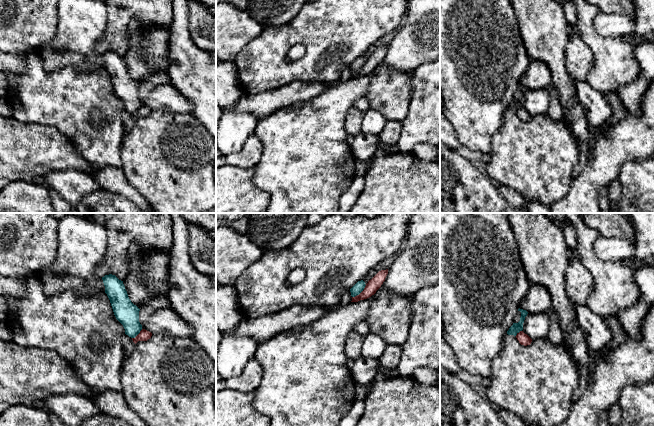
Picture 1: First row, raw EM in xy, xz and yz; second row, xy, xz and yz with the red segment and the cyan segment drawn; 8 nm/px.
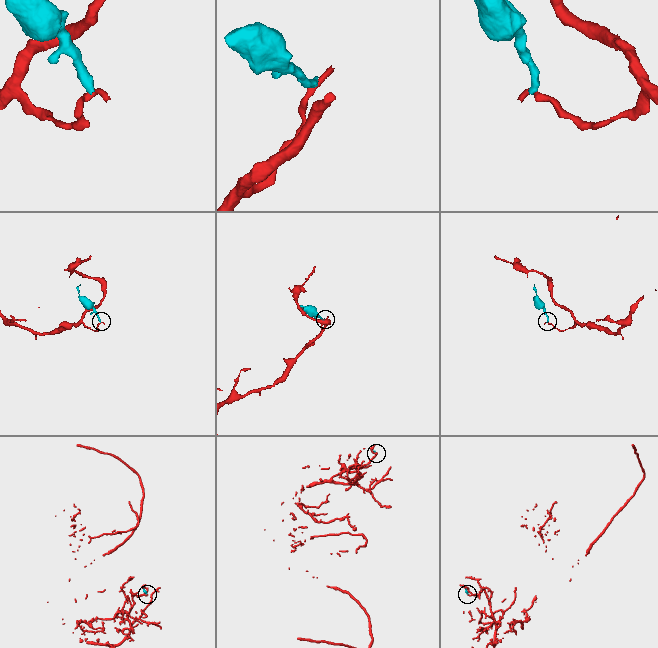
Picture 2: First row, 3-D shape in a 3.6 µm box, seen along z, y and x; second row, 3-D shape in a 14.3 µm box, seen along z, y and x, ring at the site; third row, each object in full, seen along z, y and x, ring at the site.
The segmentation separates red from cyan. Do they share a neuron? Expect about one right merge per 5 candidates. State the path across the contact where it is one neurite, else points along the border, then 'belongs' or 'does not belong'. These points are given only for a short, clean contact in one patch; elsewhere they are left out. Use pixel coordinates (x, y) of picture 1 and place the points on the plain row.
border xz (366, 61), (358, 70), (352, 73); does not belong

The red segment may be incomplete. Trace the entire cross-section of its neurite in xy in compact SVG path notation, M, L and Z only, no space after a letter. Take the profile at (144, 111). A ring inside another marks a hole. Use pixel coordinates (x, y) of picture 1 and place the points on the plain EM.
M142 105L135 114L132 114L132 116L136 120L138 117L147 117L148 115L151 114L151 112L152 112L151 108Z

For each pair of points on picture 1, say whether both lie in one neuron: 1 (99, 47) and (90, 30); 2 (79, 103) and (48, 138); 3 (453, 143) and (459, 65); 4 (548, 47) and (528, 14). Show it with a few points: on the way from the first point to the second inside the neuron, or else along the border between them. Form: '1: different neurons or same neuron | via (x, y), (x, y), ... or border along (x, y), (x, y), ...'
1: different neurons | border along (100, 38), (94, 45), (96, 53)
2: different neurons | border along (33, 122), (56, 127), (73, 144)
3: different neurons | border along (450, 122), (461, 144)
4: same neuron | via (545, 39), (544, 30), (536, 22)

